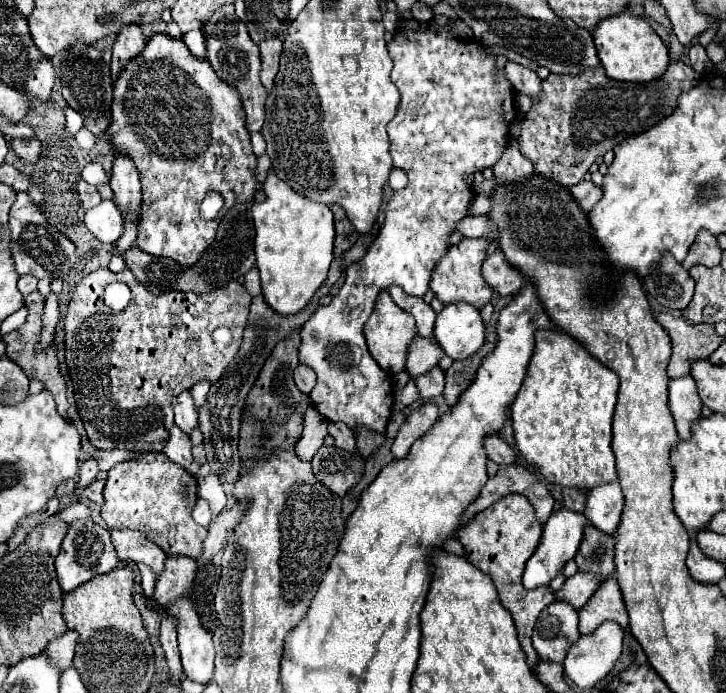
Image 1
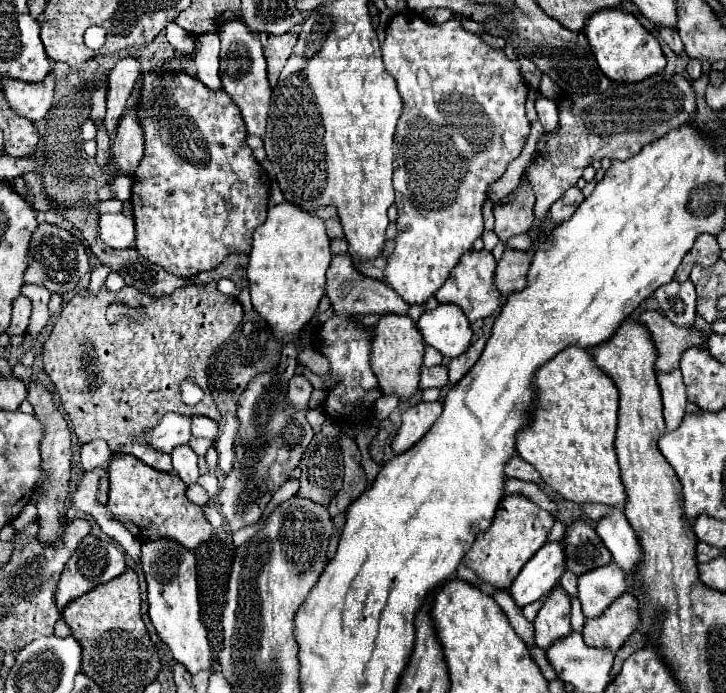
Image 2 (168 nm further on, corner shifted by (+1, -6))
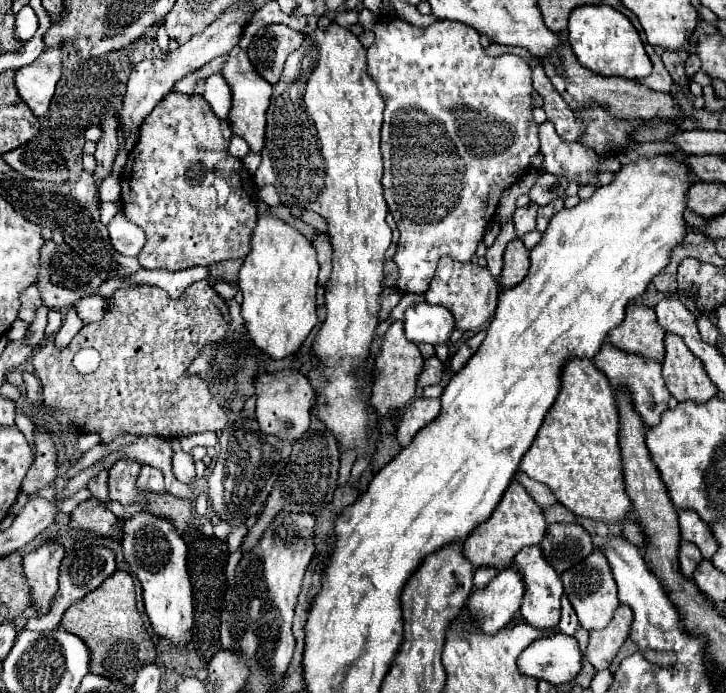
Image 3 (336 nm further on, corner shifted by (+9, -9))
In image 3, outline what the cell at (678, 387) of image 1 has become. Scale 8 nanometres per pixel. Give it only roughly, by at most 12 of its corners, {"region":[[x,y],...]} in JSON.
{"region":[[603,344],[595,360],[613,388],[631,390],[645,426],[671,398],[661,364]]}

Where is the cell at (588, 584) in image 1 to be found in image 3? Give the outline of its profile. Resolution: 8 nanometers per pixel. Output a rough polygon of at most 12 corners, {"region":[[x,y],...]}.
{"region":[[603,552],[561,574],[585,630],[605,628],[619,606]]}

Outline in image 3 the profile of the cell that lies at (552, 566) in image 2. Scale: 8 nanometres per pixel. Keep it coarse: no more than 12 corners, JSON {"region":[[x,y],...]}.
{"region":[[517,568],[501,570],[467,600],[481,630],[505,628],[525,596]]}

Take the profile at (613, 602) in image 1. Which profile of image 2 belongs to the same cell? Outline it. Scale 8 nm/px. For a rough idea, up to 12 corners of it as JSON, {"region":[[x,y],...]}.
{"region":[[623,593],[587,619],[583,639],[615,653],[639,629],[639,603]]}

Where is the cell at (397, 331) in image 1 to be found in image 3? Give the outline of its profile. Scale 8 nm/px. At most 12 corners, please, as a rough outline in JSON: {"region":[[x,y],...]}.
{"region":[[397,320],[375,356],[371,406],[385,416],[413,398],[423,356]]}

